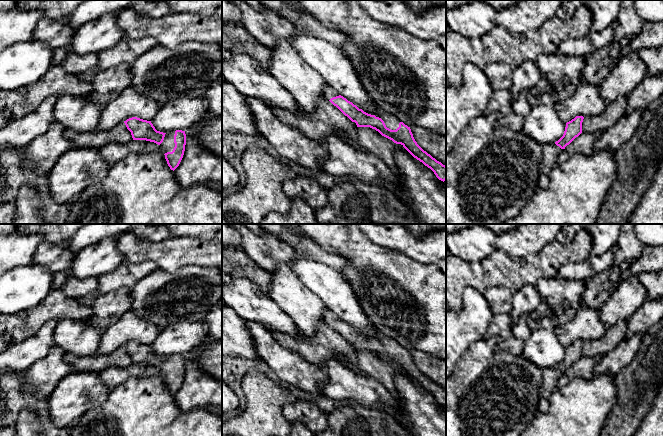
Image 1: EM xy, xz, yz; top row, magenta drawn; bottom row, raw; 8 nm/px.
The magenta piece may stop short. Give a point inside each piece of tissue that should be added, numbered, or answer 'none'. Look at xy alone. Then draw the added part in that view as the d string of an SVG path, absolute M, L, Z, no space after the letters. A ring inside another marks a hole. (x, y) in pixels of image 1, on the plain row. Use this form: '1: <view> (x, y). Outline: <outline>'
1: xy (167, 369). Outline: M175 354L167 356L165 358L164 364L160 368L159 375L161 375L164 378L167 377L167 376L172 376L173 375L173 373L175 371L174 359L175 359Z

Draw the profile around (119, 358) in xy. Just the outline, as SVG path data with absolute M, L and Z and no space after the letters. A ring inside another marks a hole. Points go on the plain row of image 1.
M124 346L110 354L93 354L88 356L65 355L65 361L71 365L73 372L102 372L109 367L128 368L133 364L131 356Z

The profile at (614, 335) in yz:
M619 321L614 326L607 328L605 334L595 340L586 340L582 346L582 357L604 356L614 350L625 338L627 321Z

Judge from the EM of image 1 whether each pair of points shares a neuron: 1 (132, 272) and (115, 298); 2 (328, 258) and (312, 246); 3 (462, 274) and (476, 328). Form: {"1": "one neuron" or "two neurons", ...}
{"1": "two neurons", "2": "one neuron", "3": "two neurons"}

